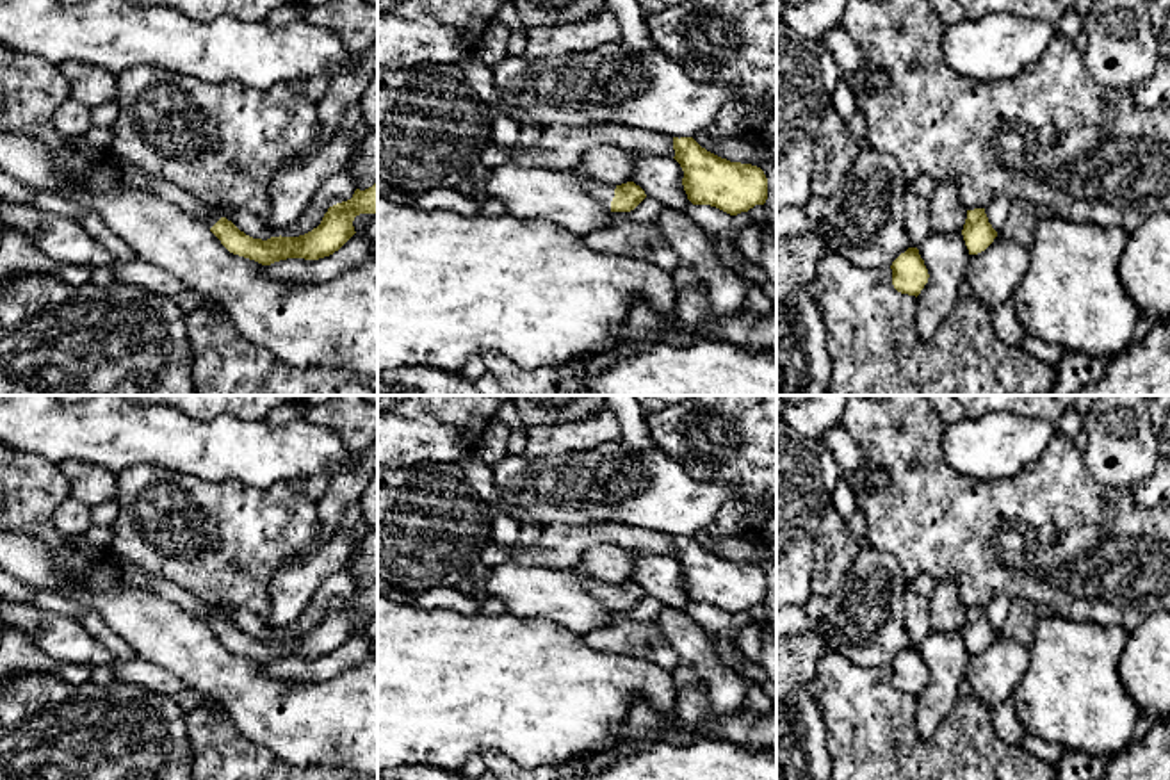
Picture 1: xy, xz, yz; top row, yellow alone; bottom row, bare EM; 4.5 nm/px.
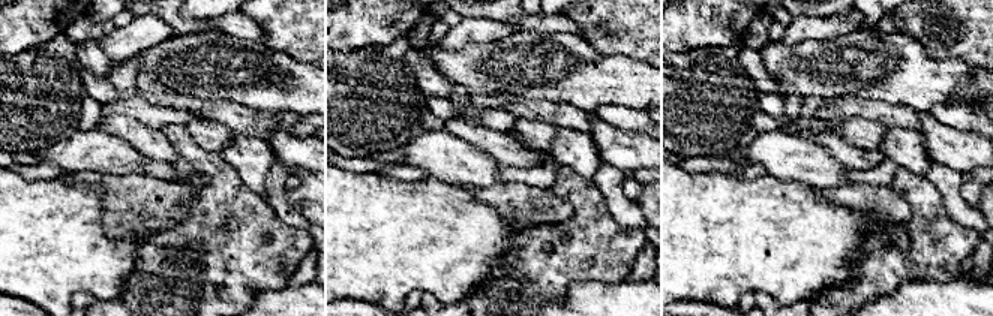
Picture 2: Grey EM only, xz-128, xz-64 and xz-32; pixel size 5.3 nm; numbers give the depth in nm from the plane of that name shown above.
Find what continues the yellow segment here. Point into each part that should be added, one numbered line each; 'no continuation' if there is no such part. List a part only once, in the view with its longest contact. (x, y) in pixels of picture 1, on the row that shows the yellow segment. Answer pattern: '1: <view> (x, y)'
1: xz (604, 193)

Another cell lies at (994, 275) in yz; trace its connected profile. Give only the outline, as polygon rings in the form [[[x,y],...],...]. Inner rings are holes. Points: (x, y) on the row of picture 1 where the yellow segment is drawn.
[[[997,233],[985,251],[967,258],[965,280],[971,283],[972,297],[988,313],[1010,301],[1028,269],[1028,262],[1029,253],[1026,248]]]

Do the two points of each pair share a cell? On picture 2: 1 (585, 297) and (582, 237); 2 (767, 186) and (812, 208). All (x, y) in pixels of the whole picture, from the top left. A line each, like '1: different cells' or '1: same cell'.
1: different cells
2: same cell

